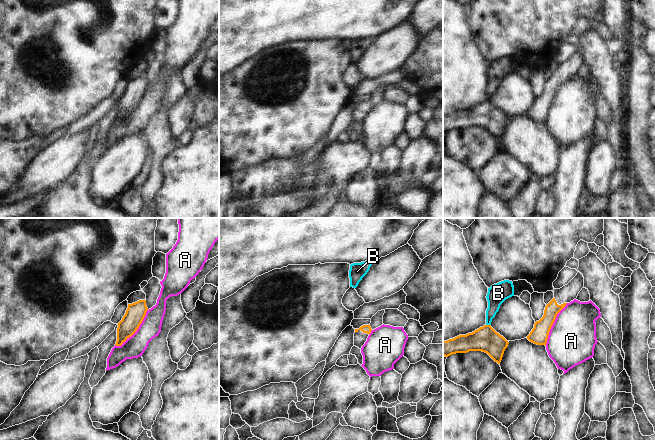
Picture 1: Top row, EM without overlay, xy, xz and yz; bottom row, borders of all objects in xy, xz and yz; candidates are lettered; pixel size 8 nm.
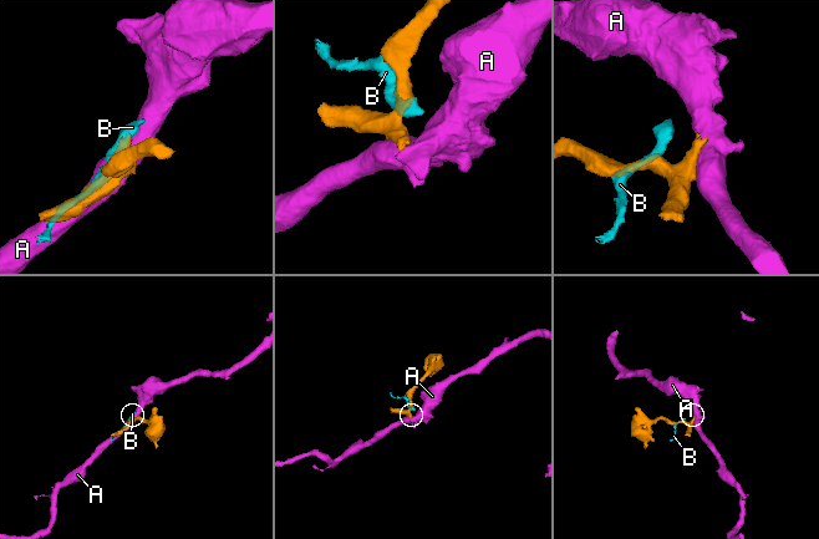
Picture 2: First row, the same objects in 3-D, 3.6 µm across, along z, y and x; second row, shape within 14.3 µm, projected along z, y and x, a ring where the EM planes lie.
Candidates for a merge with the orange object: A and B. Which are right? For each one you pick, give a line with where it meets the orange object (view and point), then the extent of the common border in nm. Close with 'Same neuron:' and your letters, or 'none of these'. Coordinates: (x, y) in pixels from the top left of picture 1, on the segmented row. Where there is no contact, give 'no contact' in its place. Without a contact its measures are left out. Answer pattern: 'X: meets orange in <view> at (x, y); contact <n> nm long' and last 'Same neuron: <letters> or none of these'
Same neuron: none of these

